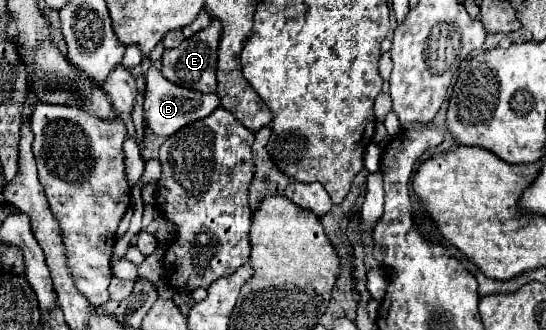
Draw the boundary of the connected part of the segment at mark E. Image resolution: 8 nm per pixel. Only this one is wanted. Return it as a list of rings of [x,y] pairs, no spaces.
[[[213,20],[209,24],[209,28],[197,32],[195,36],[191,36],[189,40],[183,40],[177,48],[173,50],[165,50],[163,58],[161,58],[161,74],[171,80],[177,86],[183,88],[191,88],[191,90],[201,90],[201,92],[215,92],[217,90],[217,80],[215,80],[215,72],[217,72],[217,44],[219,44],[219,36],[221,36],[221,24],[217,20]]]

